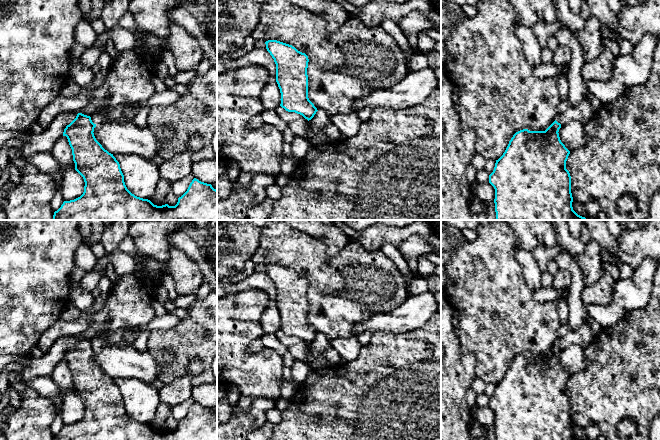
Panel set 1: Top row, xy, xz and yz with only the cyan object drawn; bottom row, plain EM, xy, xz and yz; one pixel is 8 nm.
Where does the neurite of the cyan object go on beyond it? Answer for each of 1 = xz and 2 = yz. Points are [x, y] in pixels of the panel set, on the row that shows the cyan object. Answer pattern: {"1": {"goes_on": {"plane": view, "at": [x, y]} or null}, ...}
{"1": {"goes_on": null}, "2": {"goes_on": null}}

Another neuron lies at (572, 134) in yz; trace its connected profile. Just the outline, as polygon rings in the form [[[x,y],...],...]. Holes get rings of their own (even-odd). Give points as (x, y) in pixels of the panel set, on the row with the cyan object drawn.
[[[577,120],[561,125],[558,133],[561,142],[570,152],[587,144],[585,125]]]

